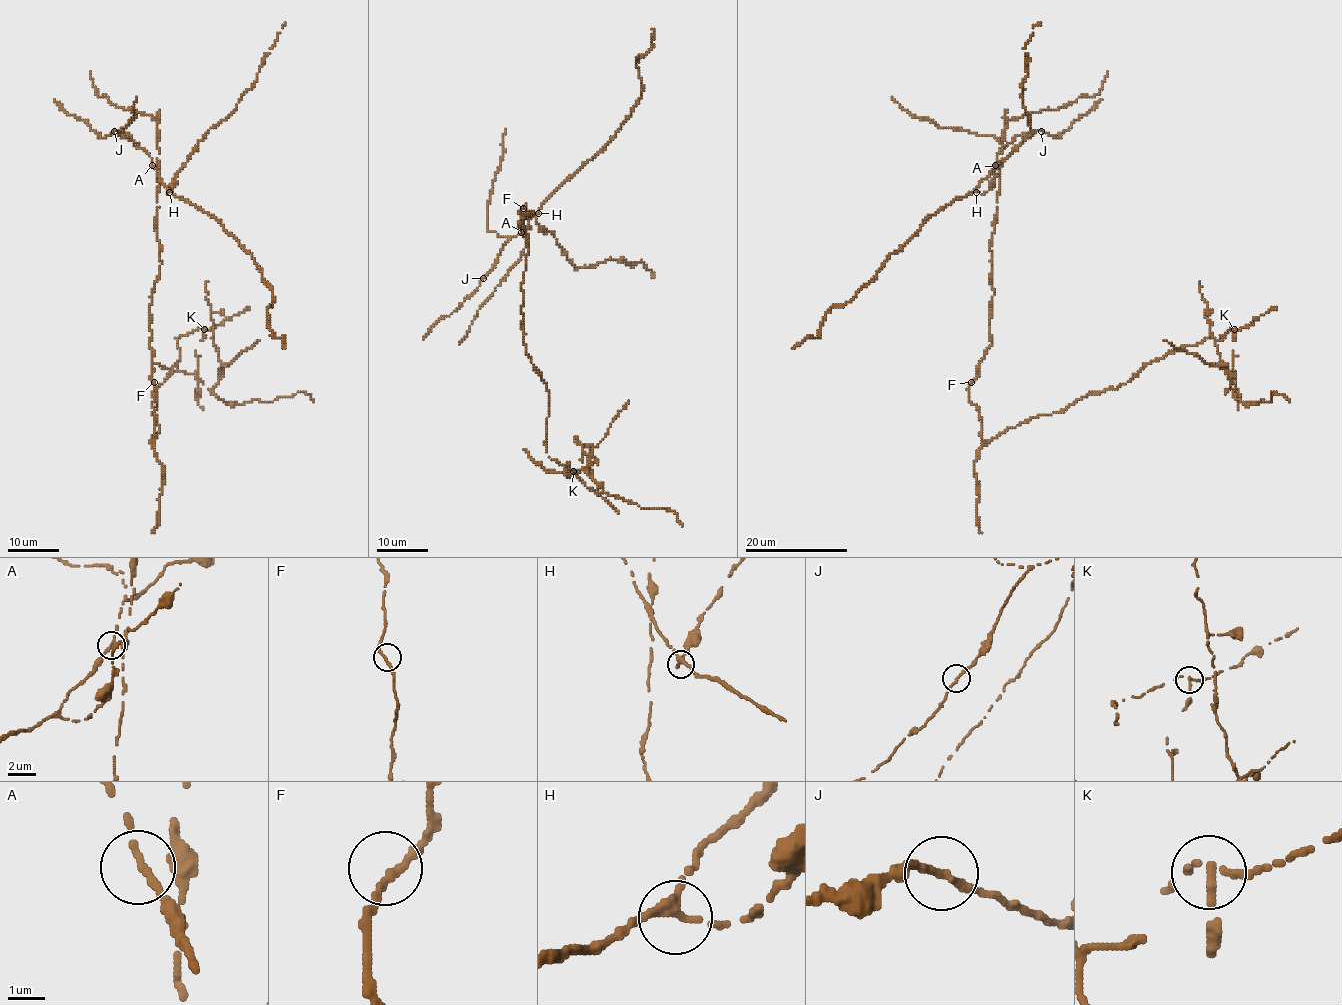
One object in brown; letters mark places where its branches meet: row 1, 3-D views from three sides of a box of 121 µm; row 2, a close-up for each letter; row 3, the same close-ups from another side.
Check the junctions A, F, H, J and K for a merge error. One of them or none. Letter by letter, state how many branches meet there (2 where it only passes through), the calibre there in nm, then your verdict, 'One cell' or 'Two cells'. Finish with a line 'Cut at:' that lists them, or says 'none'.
A: Branches: 3. Thickness 170 nm. One cell
F: Branches: 2. Thickness 200 nm. One cell
H: Branches: 3. Thickness 240 nm. One cell
J: Branches: 2. Thickness 200 nm. One cell
K: Branches: 3. Thickness 160 nm. Two cells
Cut at: K

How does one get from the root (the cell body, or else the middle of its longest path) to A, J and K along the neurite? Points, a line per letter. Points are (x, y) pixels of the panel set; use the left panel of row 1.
A: (156, 402), (156, 387), (151, 379), (150, 304), (159, 278), (161, 245), (155, 231), (159, 167), (152, 165)
J: (156, 402), (150, 304), (161, 263), (155, 231), (159, 167), (129, 135), (114, 131)
K: (156, 402), (152, 440), (159, 431), (152, 415), (152, 395), (179, 360), (177, 338), (204, 329)

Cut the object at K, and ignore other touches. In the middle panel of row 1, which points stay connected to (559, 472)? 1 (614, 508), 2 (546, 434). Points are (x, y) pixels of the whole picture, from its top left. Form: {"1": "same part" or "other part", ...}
{"1": "other part", "2": "other part"}

